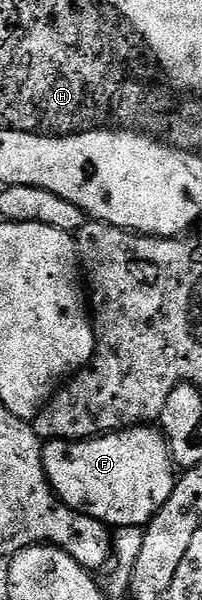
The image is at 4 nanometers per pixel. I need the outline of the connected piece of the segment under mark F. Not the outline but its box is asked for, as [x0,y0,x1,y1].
[41,426,175,528]

